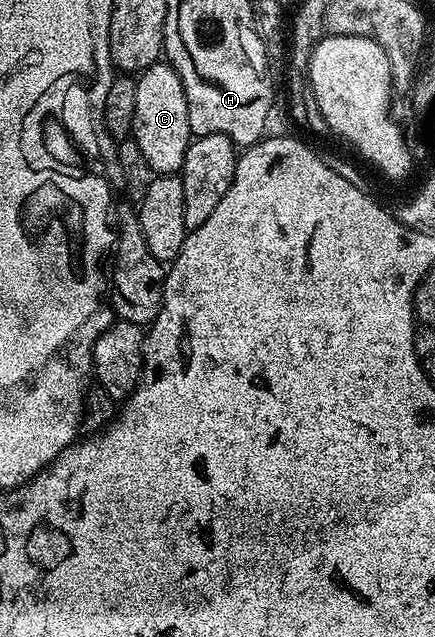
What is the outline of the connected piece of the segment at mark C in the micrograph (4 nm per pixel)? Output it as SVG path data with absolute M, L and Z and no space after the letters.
M158 62L145 69L136 77L137 89L131 102L133 108L133 132L131 139L139 146L147 166L154 174L172 176L180 173L183 158L191 143L189 115L187 114L187 94L183 82L173 65Z

